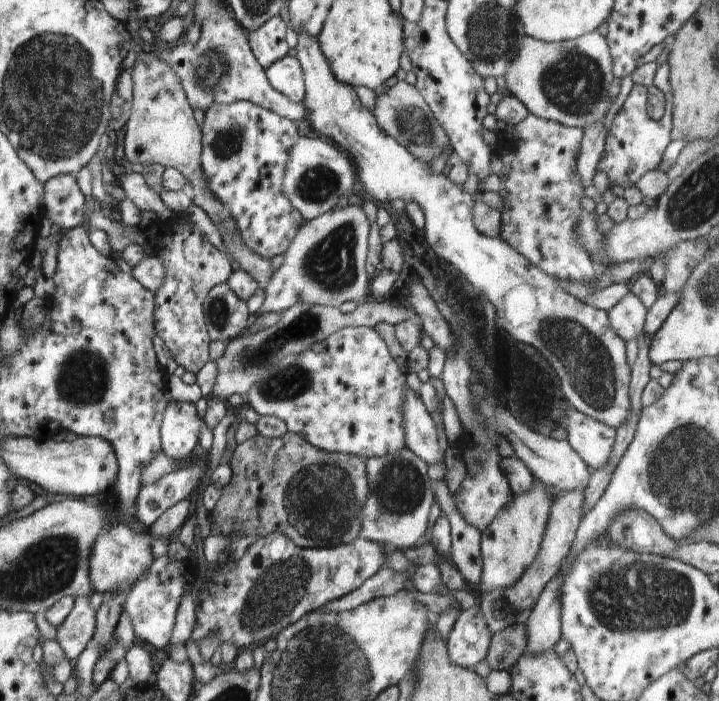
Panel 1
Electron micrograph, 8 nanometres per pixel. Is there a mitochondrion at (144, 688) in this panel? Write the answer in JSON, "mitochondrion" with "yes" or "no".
{"mitochondrion":"no"}

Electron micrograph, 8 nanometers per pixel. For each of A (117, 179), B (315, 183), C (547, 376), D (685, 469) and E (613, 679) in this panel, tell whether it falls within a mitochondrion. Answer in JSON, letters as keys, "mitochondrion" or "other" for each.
{"A":"other","B":"mitochondrion","C":"mitochondrion","D":"mitochondrion","E":"other"}

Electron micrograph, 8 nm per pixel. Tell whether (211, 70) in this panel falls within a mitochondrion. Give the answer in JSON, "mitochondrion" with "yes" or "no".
{"mitochondrion":"yes"}

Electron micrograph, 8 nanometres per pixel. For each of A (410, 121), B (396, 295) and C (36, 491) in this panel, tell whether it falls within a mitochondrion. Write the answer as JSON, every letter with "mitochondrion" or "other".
{"A":"mitochondrion","B":"other","C":"other"}

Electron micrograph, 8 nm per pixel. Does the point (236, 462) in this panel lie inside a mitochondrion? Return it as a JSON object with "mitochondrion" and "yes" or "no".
{"mitochondrion":"no"}

